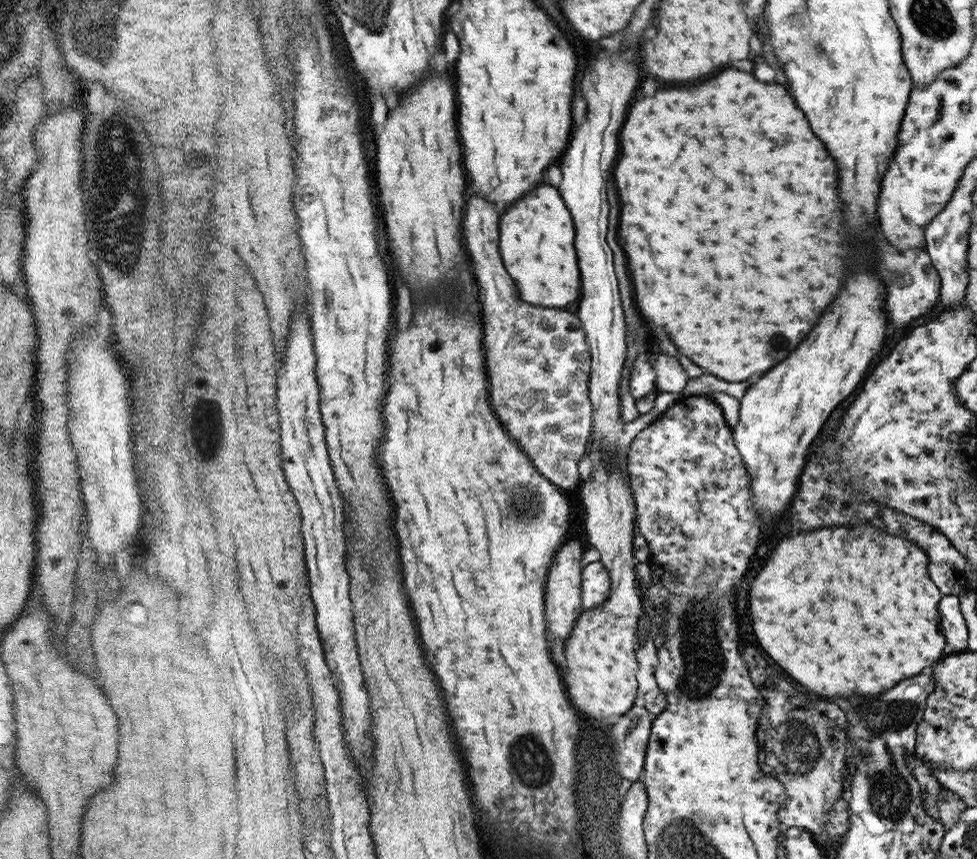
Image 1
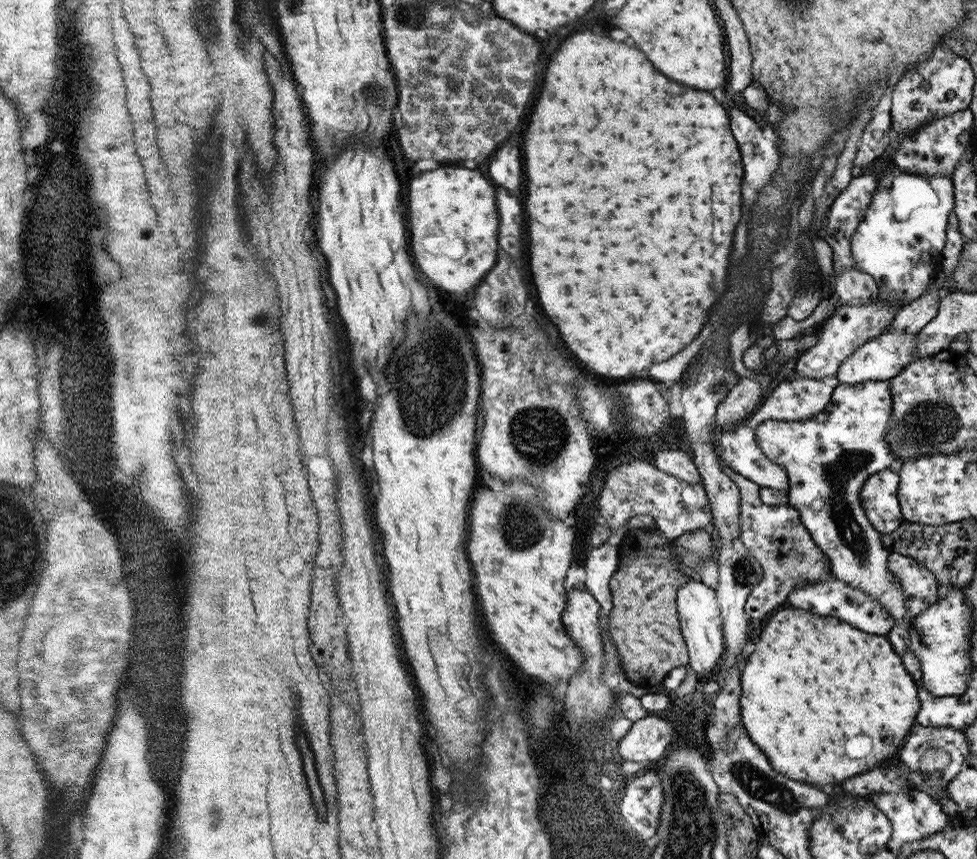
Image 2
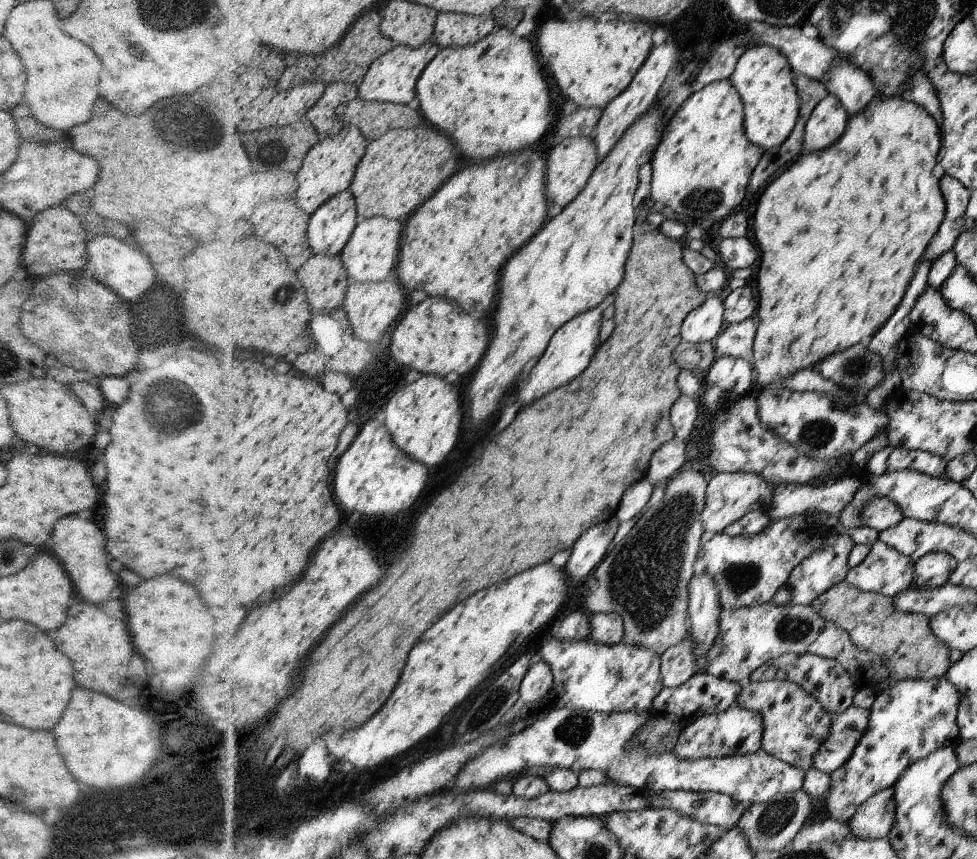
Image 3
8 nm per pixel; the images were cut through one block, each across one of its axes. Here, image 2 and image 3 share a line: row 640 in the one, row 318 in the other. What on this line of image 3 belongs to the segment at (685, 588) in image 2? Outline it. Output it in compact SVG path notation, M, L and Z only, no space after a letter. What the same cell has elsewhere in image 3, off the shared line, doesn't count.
M722 294L708 296L683 322L683 340L689 343L712 343L722 330L724 309Z

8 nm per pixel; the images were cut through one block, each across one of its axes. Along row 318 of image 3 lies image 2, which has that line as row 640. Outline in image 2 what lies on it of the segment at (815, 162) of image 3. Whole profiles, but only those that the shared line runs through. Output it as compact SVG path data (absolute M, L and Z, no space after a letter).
M794 606L782 609L774 614L764 626L758 636L758 642L752 645L752 653L747 658L741 669L741 694L739 707L741 708L741 722L745 725L748 736L756 746L767 756L772 769L788 777L790 780L800 781L814 787L822 789L827 784L836 785L837 783L848 782L852 779L876 768L876 764L884 760L892 759L892 756L901 748L903 741L908 737L910 728L914 726L914 718L919 714L922 703L918 700L918 689L912 676L904 669L901 656L909 650L910 646L910 623L907 626L895 624L888 634L868 634L838 620L838 618L826 618L812 614L809 610L802 610Z

